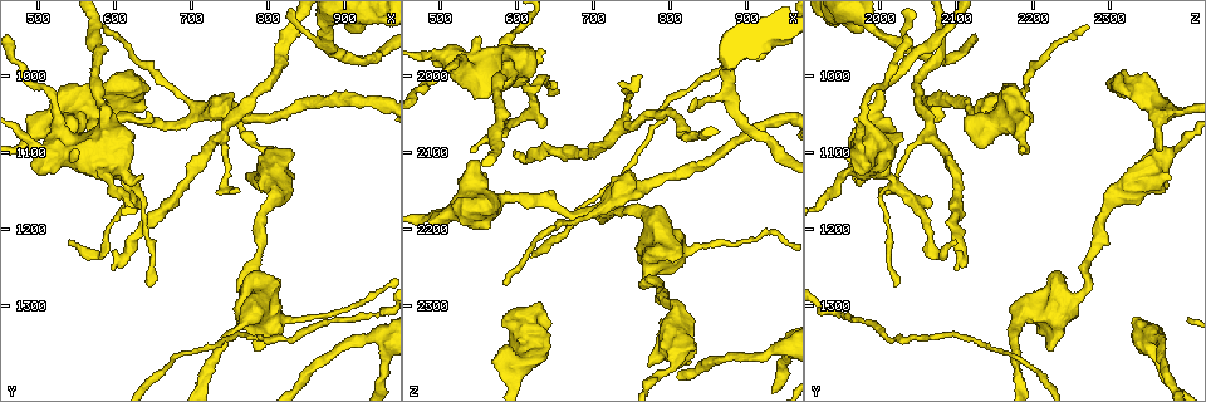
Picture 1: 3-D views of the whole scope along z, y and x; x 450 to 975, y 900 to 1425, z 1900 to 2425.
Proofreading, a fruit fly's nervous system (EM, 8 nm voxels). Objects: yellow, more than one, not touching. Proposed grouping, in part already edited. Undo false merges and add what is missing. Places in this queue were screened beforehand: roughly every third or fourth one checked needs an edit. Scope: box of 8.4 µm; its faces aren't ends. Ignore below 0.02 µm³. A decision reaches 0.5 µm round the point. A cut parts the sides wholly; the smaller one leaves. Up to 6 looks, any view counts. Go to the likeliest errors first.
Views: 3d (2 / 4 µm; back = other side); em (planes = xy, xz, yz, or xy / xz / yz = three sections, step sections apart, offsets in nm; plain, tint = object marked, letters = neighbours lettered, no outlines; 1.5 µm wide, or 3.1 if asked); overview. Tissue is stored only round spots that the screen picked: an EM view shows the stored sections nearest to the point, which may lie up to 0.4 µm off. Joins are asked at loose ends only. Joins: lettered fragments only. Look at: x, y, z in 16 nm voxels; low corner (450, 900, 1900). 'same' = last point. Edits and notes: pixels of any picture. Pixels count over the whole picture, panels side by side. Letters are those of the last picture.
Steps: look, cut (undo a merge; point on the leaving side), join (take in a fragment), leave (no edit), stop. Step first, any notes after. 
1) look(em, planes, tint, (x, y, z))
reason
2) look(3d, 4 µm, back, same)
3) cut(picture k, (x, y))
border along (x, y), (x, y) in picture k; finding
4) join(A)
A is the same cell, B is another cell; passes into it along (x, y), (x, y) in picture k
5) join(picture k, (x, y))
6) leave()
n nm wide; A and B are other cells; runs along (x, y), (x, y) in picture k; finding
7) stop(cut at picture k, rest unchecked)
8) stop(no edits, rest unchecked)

look(em, planes, tint, (605, 1055, 2160))
calibre changes

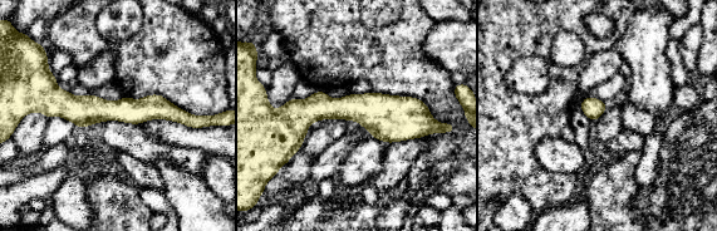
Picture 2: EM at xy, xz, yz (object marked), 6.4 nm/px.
look(em, planes, letters, same)
see the neighbours

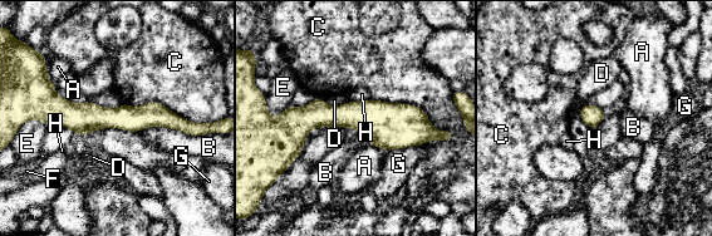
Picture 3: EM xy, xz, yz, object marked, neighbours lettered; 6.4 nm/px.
leave()
A, B, C, D, E, F, G and H are other cells; border along (140, 131), (209, 134) in picture 3; continuous, no second neuron

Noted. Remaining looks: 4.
look(3d, 4 µm, (770, 1320, 2175))
calibre changes

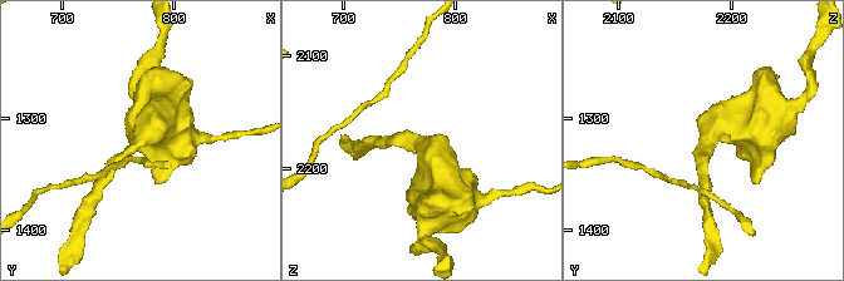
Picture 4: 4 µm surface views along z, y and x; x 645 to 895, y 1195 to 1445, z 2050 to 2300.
look(em, xz, step 4, tint, (772, 1320, 2180))
now the EM

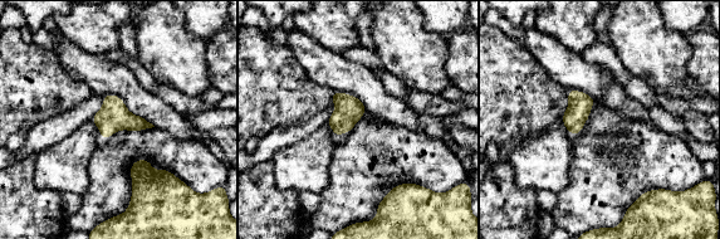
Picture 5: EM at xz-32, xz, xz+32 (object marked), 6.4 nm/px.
look(em, xz, step 4, letters, same)

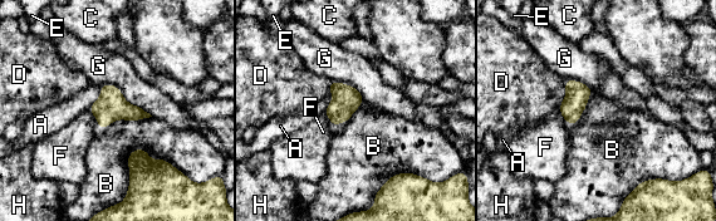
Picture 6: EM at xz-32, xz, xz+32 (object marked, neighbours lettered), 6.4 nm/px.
leave()
100 nm wide; A, B, C, D, E, F, G and H are other cells; all the same neuron

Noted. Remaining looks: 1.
stop(no edits, rest unchecked)

